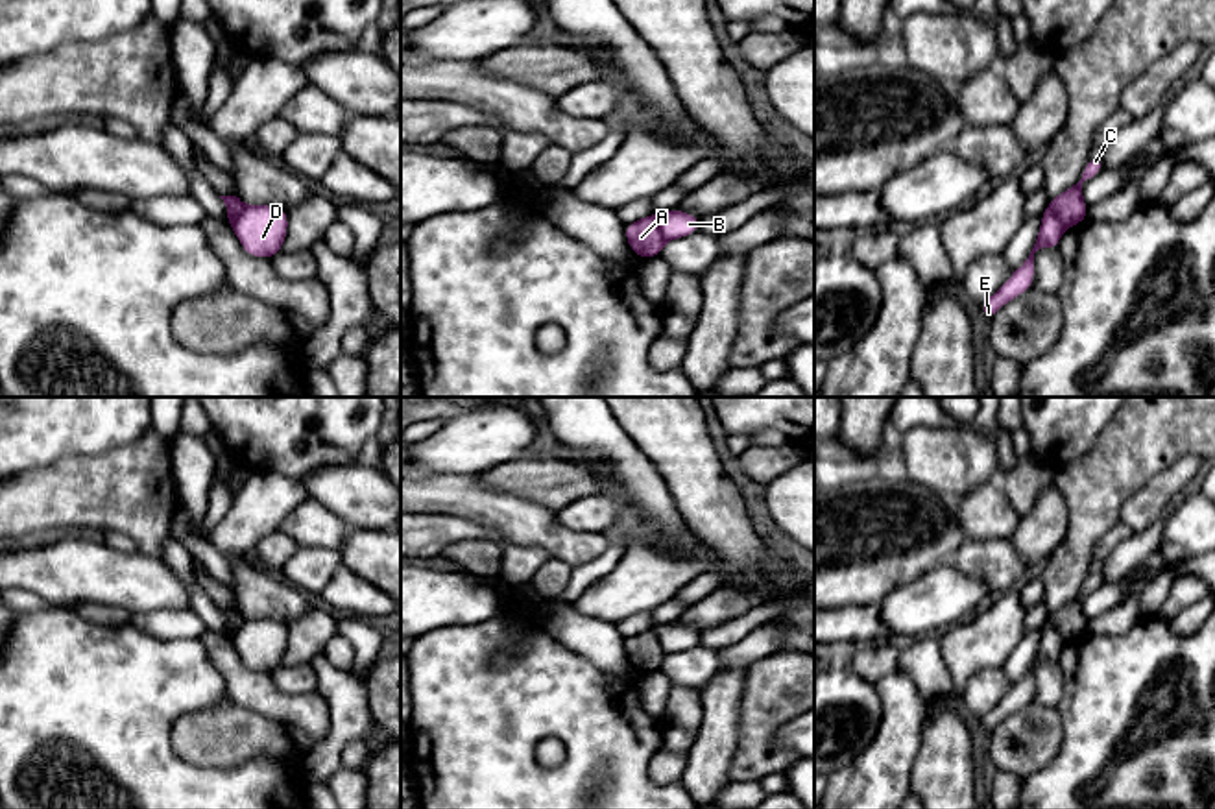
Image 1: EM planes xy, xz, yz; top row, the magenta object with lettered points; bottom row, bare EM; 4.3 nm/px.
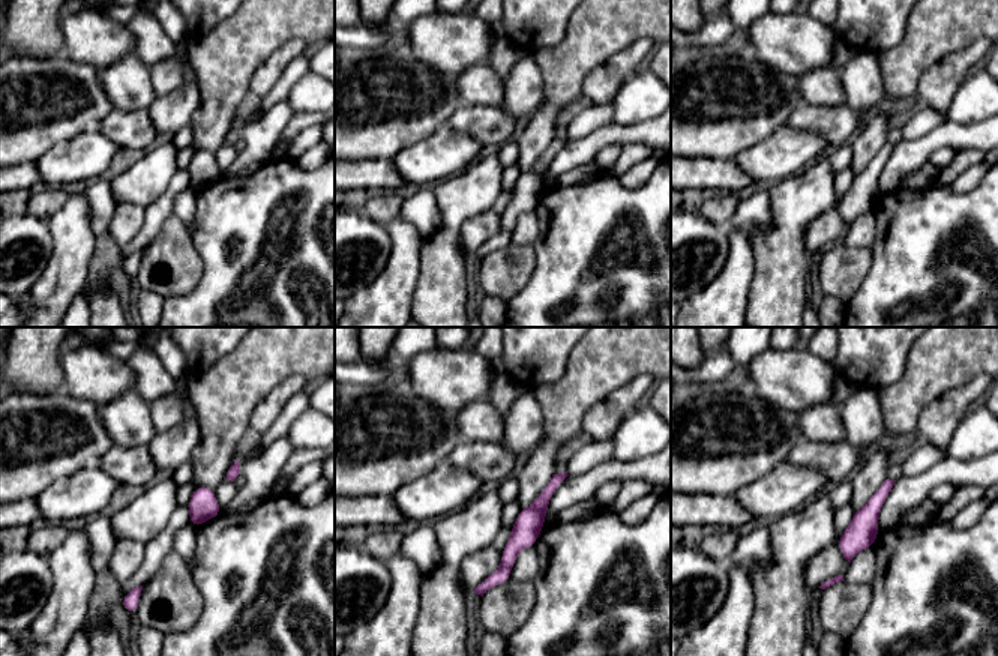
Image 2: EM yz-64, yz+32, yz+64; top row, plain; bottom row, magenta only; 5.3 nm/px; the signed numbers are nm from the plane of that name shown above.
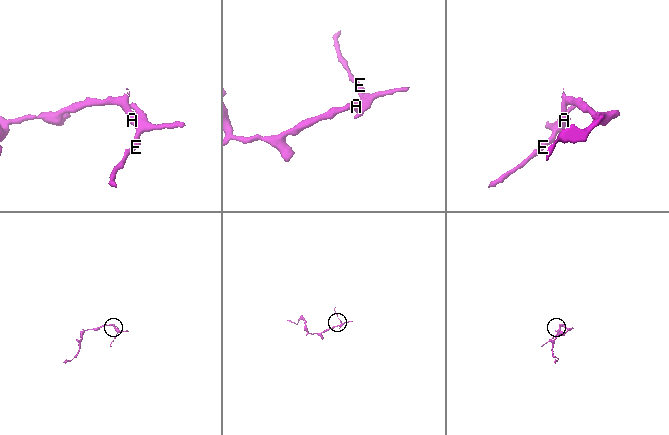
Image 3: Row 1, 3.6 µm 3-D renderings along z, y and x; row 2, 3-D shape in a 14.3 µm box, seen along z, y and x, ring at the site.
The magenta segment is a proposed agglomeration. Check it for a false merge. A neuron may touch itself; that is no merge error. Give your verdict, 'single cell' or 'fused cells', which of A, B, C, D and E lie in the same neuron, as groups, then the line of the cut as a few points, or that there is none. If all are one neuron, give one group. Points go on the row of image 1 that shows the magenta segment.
fused cells; A / B C D E; cut in xz along (652, 215), (665, 241)

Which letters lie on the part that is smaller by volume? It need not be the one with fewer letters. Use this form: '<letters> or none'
B, C, D, E

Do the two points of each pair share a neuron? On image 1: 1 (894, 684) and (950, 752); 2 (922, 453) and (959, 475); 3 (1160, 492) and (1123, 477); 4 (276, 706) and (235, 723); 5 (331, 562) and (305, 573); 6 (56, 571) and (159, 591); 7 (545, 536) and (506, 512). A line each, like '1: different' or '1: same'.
1: different
2: same
3: different
4: different
5: same
6: same
7: same

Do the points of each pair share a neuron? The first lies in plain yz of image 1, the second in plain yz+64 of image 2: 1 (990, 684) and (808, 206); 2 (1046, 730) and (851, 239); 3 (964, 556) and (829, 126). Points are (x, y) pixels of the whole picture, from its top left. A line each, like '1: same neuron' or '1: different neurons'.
1: different neurons
2: different neurons
3: same neuron

